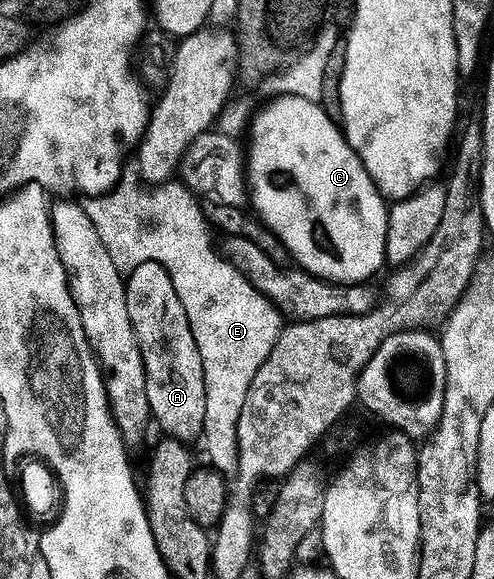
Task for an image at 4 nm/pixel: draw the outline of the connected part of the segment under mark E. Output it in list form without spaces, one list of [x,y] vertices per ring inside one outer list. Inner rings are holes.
[[[165,181],[151,189],[140,187],[127,191],[124,185],[117,185],[103,195],[87,196],[82,206],[94,229],[98,229],[98,237],[102,237],[102,245],[106,245],[110,261],[114,261],[114,269],[118,269],[121,275],[127,277],[146,261],[154,261],[162,265],[166,273],[170,273],[170,281],[174,281],[174,293],[178,293],[178,301],[182,301],[182,309],[186,309],[190,333],[194,333],[198,353],[202,353],[202,373],[206,381],[206,417],[202,444],[204,443],[204,451],[208,454],[207,462],[224,477],[232,477],[236,474],[239,463],[238,417],[245,404],[246,389],[250,389],[254,373],[258,373],[262,361],[266,361],[270,349],[276,344],[282,330],[282,316],[274,304],[241,273],[239,267],[221,254],[217,244],[216,247],[212,244],[213,232],[205,220],[201,204],[183,183]],[[149,216],[152,217],[152,224],[147,227],[144,219]]]

